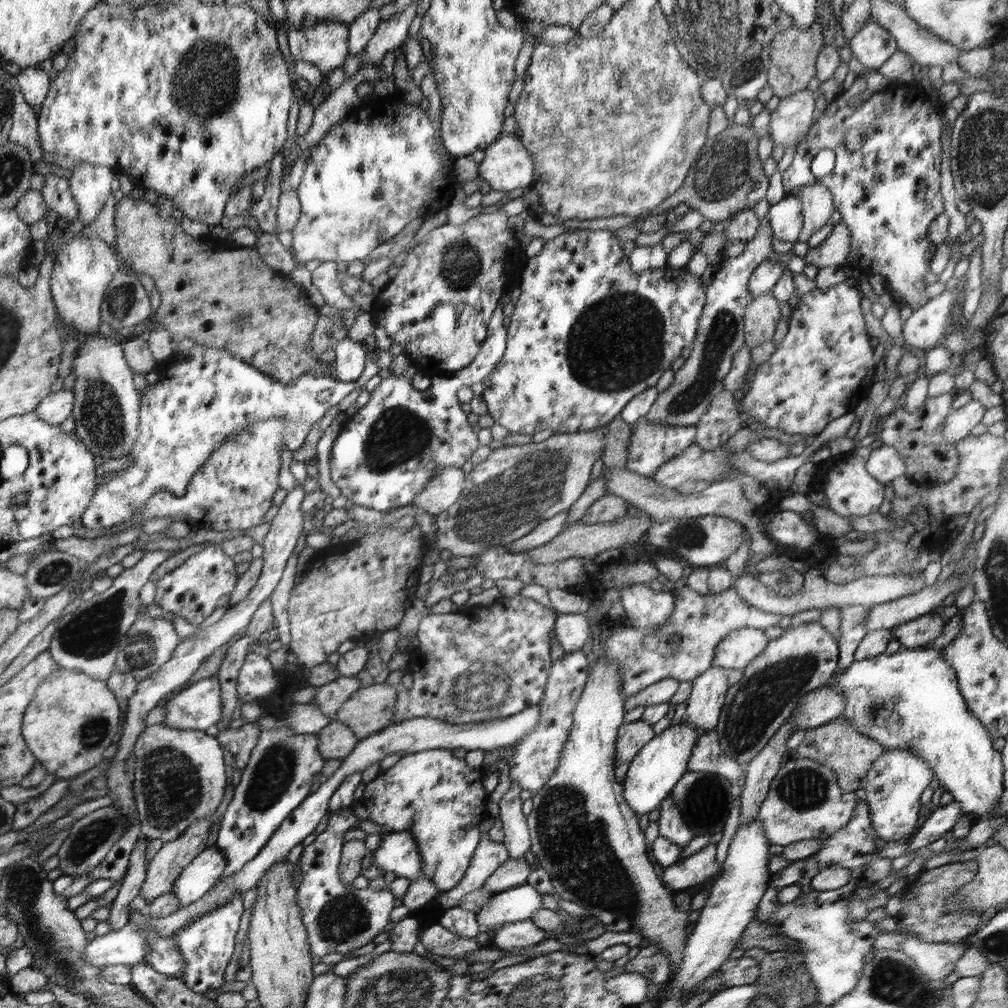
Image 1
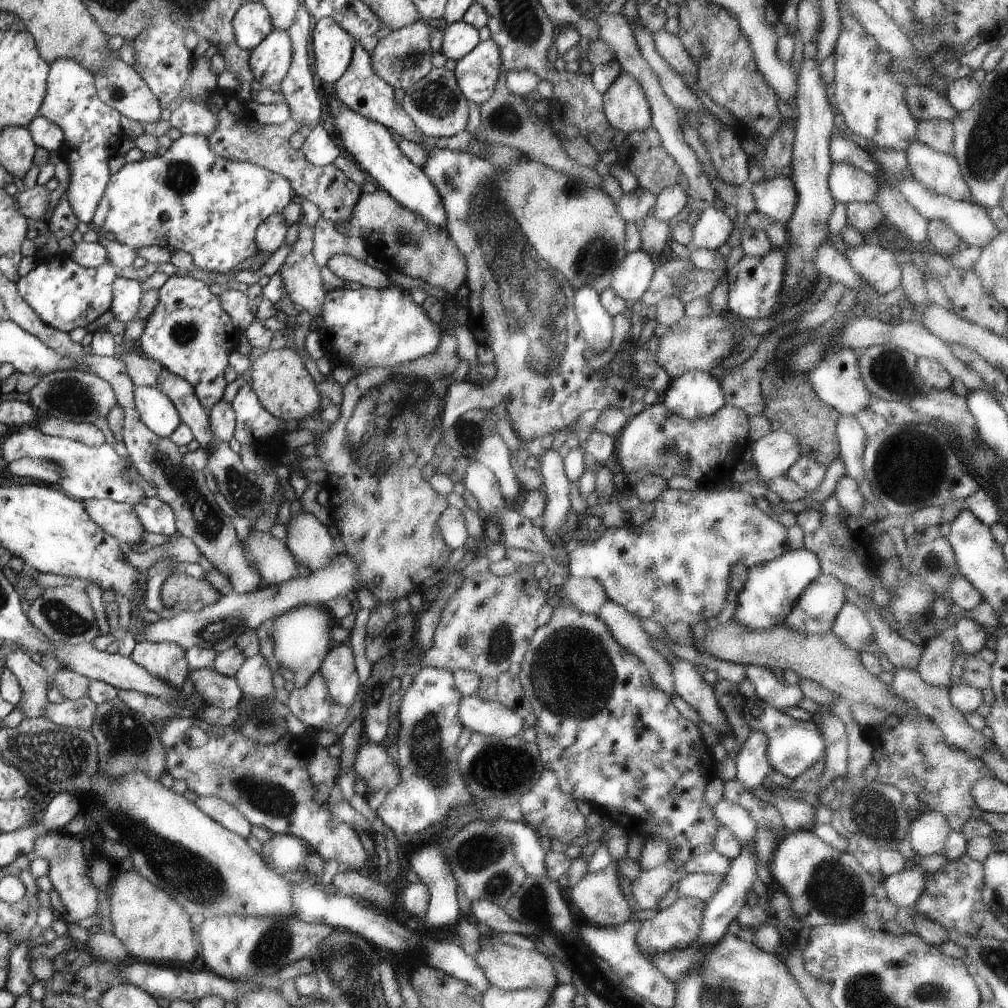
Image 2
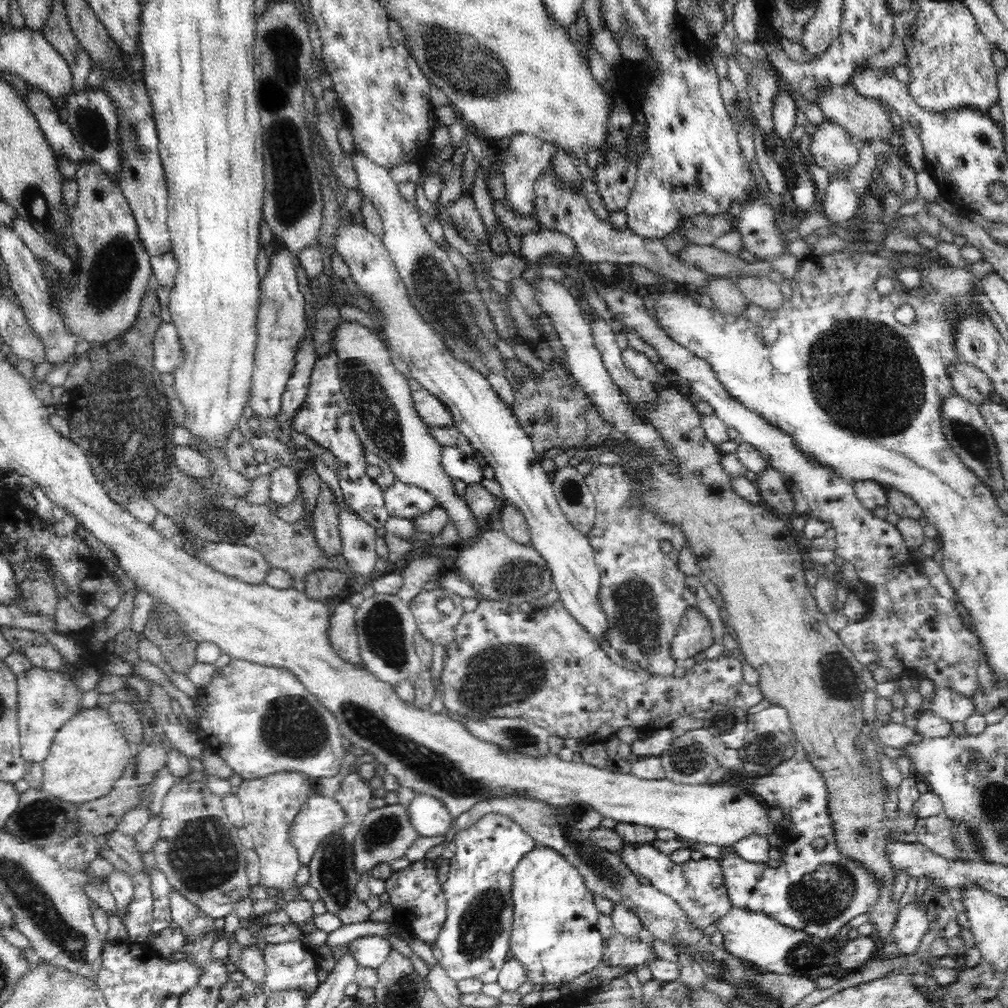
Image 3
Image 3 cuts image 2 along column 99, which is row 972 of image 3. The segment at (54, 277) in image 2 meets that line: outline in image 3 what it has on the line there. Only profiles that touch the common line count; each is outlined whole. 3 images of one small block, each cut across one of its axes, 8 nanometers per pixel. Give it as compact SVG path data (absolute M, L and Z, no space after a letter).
M292 939L278 945L266 945L263 956L266 966L265 984L268 991L305 992L309 999L320 986L316 975L319 969L314 950Z

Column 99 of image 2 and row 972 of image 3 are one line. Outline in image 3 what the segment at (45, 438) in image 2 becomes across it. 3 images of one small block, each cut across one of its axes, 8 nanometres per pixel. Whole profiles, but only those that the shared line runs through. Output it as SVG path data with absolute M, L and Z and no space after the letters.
M486 814L477 820L472 826L468 829L462 830L460 833L457 833L453 839L456 843L456 855L450 860L450 871L448 872L448 880L443 884L444 888L444 897L446 902L446 918L444 924L442 925L441 931L436 937L436 942L432 945L432 950L434 957L438 961L438 965L441 965L448 977L452 978L458 982L459 980L464 980L465 978L477 978L481 980L483 984L496 983L498 980L498 975L503 965L510 958L509 955L509 934L511 933L511 926L513 925L513 895L512 895L512 884L513 884L513 872L519 866L522 858L532 853L535 850L536 842L530 834L525 832L524 828L516 822L515 819L509 818L508 815Z

